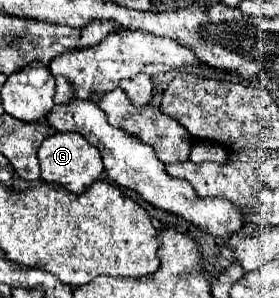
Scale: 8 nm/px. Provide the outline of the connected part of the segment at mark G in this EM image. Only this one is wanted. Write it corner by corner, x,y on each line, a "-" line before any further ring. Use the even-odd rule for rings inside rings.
56,133
46,137
38,149
38,161
40,161
42,181
60,185
74,195
84,193
88,185
94,183
104,171
100,151
94,145
90,145
84,137
80,137
80,133

